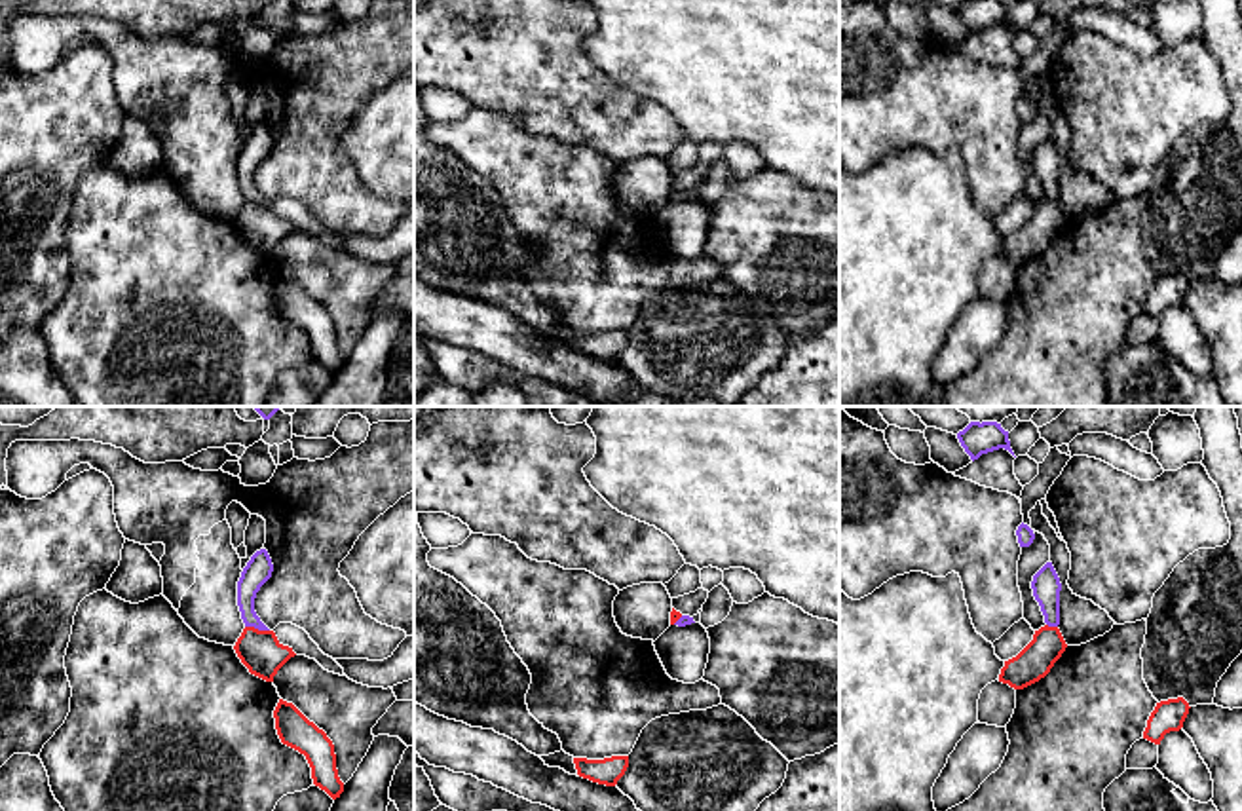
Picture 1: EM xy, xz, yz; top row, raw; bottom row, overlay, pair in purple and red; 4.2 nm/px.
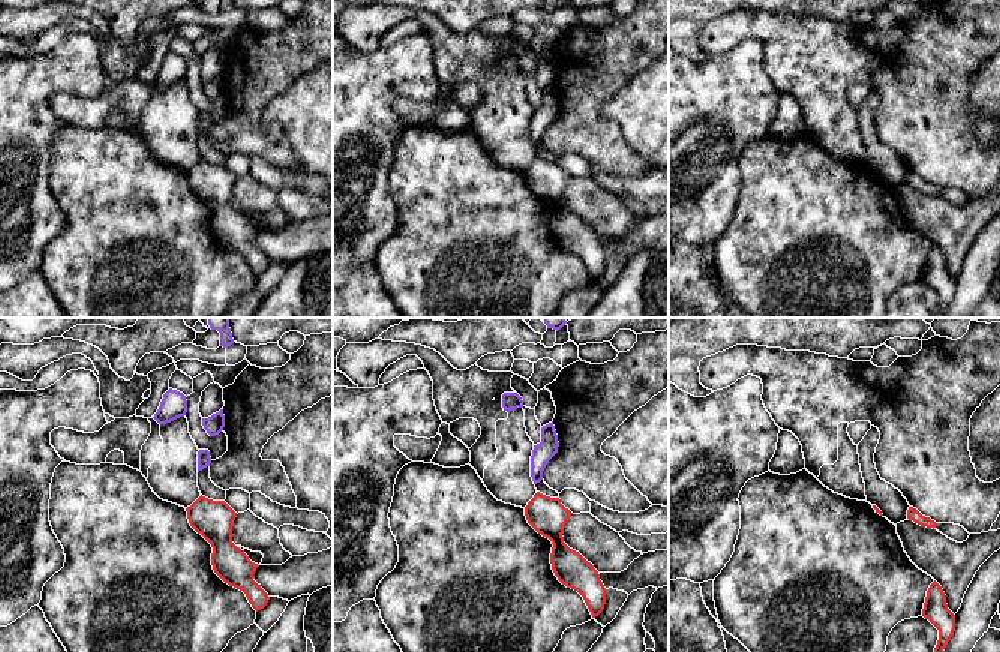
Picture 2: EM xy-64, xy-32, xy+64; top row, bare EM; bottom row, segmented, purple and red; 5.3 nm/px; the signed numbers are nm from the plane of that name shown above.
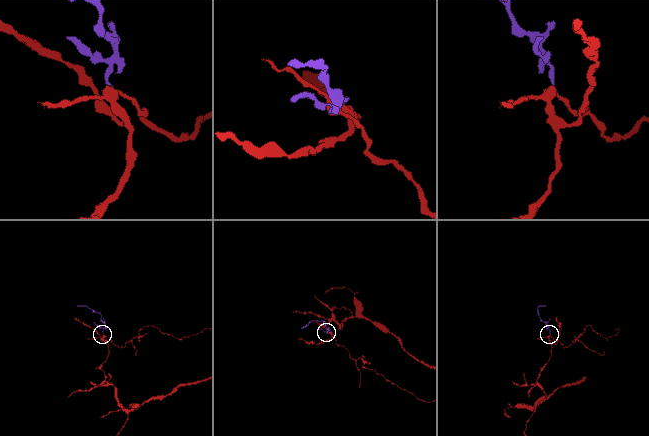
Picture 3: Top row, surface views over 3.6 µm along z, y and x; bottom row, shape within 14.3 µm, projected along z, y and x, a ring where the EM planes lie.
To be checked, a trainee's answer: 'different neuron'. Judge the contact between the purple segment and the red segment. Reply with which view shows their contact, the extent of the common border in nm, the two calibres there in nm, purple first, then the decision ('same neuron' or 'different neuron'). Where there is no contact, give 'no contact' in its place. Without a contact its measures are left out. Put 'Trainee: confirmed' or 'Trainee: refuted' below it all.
contact in xy; length 110 nm; calibres 110 and 180 nm; different neuron
Trainee: confirmed

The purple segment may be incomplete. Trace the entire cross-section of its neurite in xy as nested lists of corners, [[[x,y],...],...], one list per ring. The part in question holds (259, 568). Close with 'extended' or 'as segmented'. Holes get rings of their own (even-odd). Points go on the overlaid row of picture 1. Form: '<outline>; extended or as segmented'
[[[266,549],[256,551],[237,581],[237,606],[245,627],[270,631],[254,612],[254,598],[260,587],[272,577],[273,564]]]; as segmented

